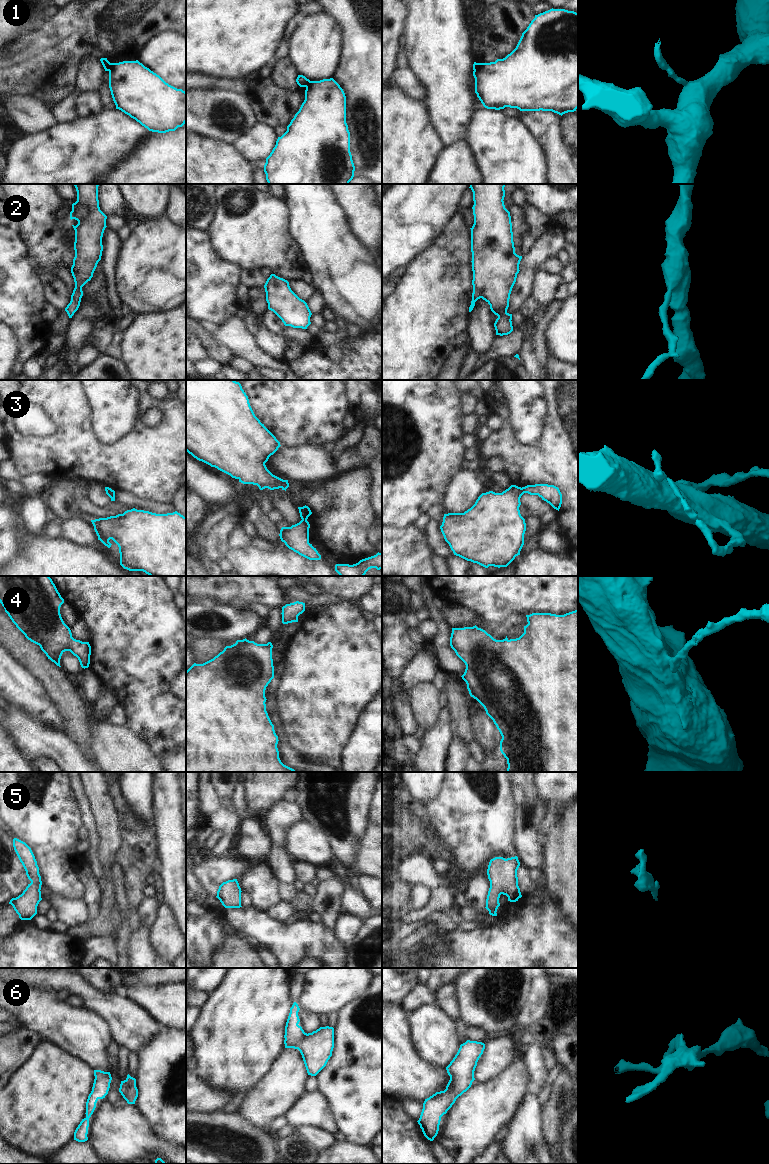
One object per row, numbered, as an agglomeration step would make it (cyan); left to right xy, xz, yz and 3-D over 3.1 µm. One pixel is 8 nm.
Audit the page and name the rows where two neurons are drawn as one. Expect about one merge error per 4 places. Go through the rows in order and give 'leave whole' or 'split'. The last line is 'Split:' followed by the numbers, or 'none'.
1: split
2: leave whole
3: split
4: leave whole
5: leave whole
6: leave whole
Split: 1, 3

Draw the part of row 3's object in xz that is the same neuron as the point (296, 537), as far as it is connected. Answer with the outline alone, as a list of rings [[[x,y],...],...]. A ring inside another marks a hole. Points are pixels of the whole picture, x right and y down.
[[[301,520],[291,527],[282,527],[280,530],[280,539],[285,545],[309,560],[320,560],[321,555],[316,548],[309,543],[310,524],[307,520]]]

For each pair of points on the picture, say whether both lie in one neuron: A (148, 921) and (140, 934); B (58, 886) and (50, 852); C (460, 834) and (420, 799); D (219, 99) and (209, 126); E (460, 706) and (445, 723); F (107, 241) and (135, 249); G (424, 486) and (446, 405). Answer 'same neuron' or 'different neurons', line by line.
A: different neurons
B: same neuron
C: different neurons
D: same neuron
E: different neurons
F: different neurons
G: same neuron

